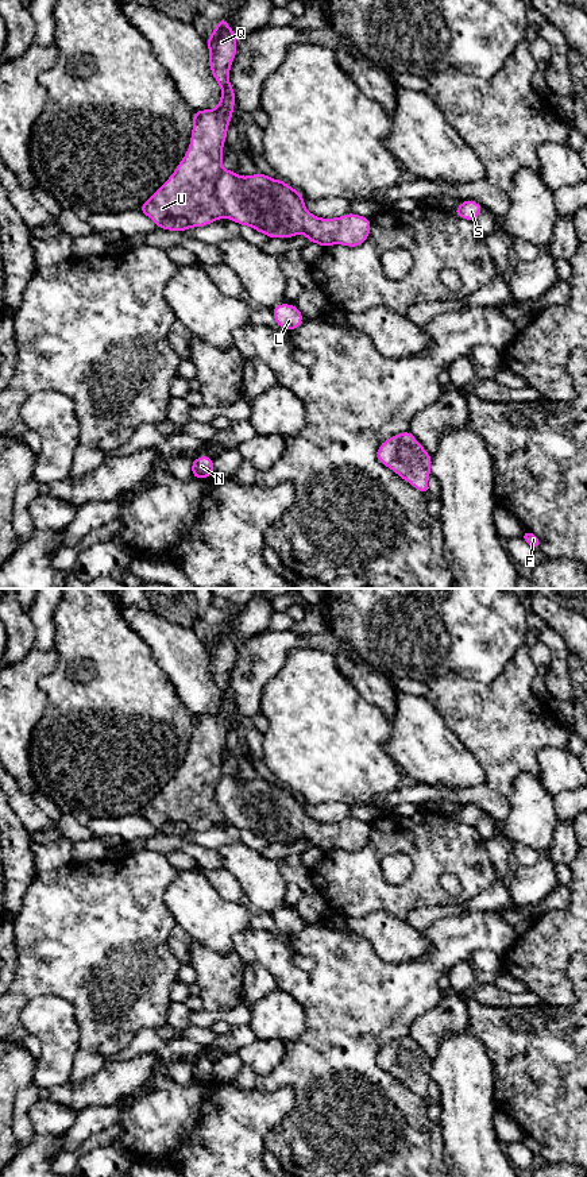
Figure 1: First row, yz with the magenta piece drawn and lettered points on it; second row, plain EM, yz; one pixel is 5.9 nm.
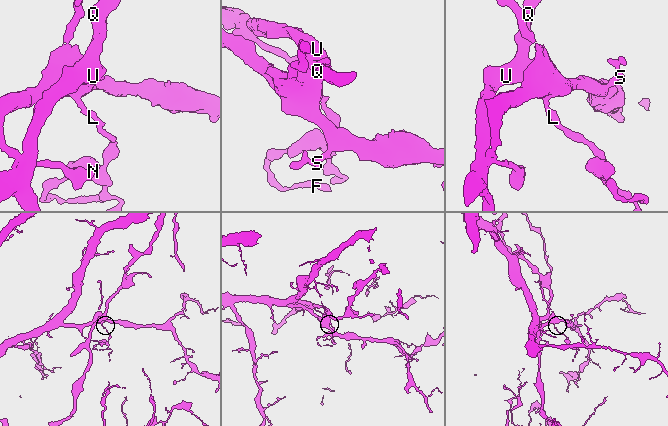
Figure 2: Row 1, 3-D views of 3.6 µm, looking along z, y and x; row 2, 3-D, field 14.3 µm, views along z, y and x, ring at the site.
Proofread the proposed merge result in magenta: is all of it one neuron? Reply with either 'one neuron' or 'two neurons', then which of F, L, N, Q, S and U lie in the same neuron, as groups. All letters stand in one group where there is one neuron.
two neurons; F L N S / Q U

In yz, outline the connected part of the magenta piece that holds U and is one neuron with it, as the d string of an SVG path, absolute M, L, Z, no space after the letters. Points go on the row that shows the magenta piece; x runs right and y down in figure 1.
M224 18L206 39L209 49L209 69L221 88L221 99L215 109L193 113L190 146L184 159L167 181L139 208L157 228L184 232L193 227L205 227L225 217L224 208L216 196L216 182L223 173L223 147L227 130L235 108L235 89L229 85L229 70L237 51L236 35Z

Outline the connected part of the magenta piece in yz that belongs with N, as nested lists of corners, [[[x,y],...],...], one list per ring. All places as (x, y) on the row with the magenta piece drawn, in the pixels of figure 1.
[[[204,455],[192,462],[192,476],[204,479],[213,474],[213,459],[211,456]]]

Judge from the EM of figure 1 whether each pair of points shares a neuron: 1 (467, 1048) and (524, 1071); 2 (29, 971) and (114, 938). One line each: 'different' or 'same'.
1: different
2: same

